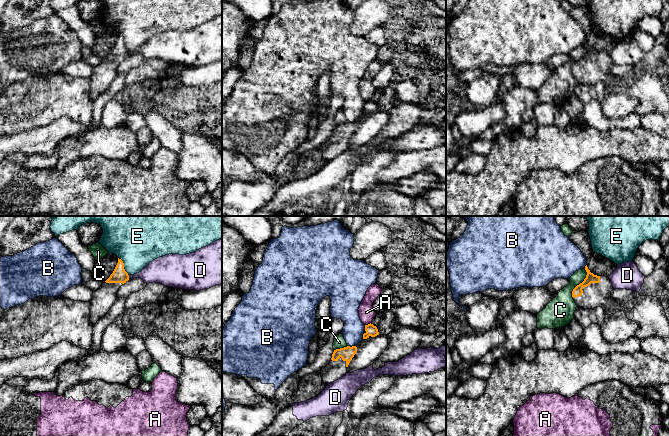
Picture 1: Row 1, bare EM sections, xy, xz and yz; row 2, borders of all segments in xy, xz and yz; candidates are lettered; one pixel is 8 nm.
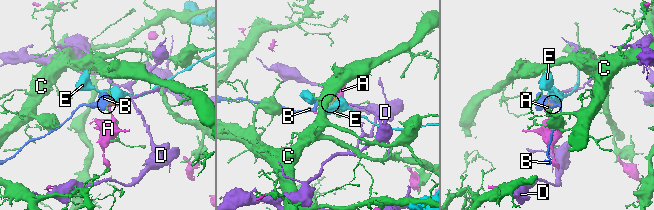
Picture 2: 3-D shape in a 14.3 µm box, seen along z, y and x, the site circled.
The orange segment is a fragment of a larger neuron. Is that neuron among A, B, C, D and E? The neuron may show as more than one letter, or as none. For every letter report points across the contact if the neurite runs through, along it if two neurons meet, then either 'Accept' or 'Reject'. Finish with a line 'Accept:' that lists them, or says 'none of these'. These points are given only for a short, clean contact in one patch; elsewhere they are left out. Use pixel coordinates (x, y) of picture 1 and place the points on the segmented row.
A: Reject
B: Reject
C: Reject
D: Boundary: xy (128, 275), (129, 278). Reject
E: Reject
Accept: none of these

